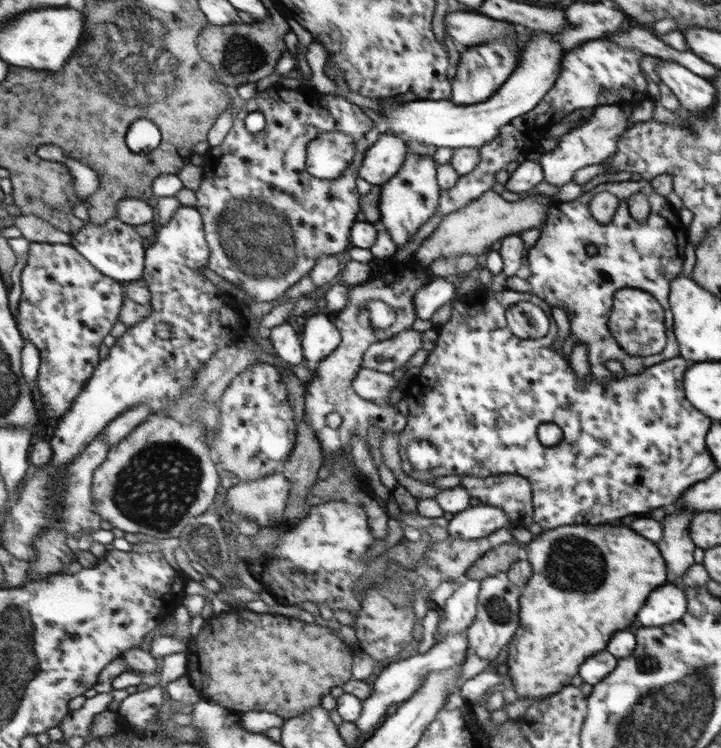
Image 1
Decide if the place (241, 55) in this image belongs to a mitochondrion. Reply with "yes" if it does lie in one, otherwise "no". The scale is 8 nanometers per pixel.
yes

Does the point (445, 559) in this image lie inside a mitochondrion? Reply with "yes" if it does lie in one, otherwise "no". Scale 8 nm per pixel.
yes

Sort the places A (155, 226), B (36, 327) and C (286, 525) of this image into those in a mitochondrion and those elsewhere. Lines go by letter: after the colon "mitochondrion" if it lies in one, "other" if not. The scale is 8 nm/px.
A: other
B: other
C: other

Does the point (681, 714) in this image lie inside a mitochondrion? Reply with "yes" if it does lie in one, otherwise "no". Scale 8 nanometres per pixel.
yes

